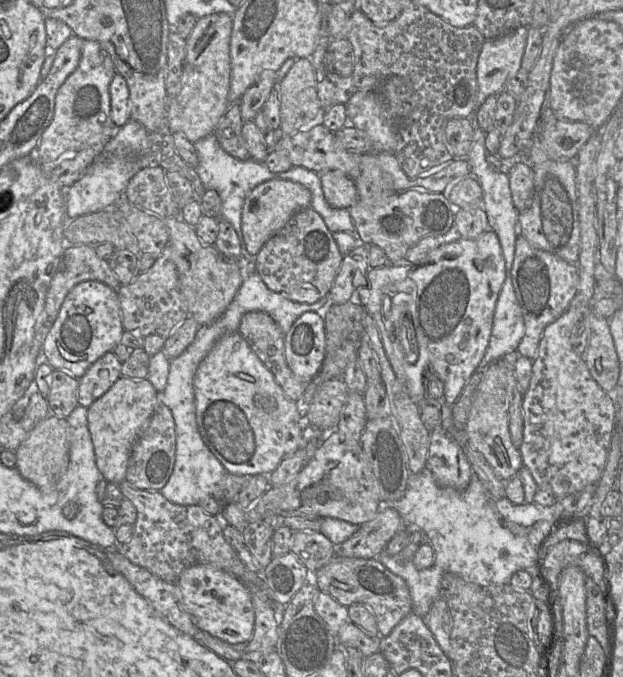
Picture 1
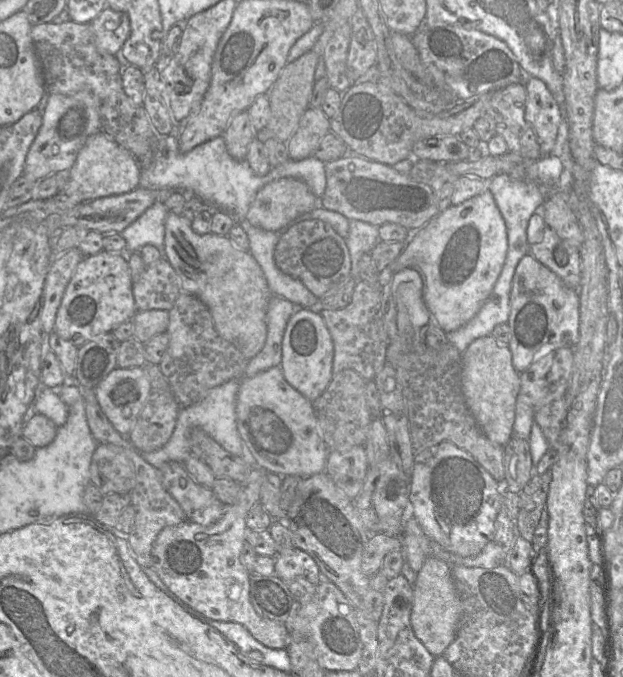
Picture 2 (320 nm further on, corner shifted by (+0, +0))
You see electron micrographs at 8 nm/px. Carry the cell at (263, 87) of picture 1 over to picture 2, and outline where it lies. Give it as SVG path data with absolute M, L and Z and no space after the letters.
M248 110L237 114L230 121L222 135L230 156L236 160L244 160L248 146L255 138L256 132L251 123Z

